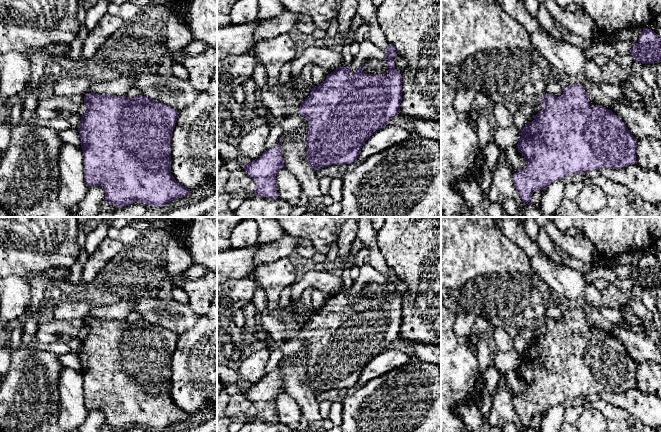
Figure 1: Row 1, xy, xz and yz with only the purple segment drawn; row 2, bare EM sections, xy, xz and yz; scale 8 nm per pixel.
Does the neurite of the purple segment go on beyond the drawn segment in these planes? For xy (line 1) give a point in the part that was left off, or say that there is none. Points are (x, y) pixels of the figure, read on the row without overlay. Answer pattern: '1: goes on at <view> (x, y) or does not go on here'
1: does not go on here

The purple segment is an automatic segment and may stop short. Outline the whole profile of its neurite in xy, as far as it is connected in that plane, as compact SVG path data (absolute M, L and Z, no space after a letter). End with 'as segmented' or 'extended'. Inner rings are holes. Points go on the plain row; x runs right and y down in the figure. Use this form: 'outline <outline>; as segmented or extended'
outline M89 317L84 320L84 329L86 335L85 338L81 340L81 348L78 352L84 380L84 405L88 411L100 410L103 412L105 416L105 427L116 429L118 432L135 426L143 426L148 430L163 431L167 427L189 419L190 414L178 407L171 398L171 361L178 340L177 334L143 319L128 322L125 319L117 320Z; as segmented

